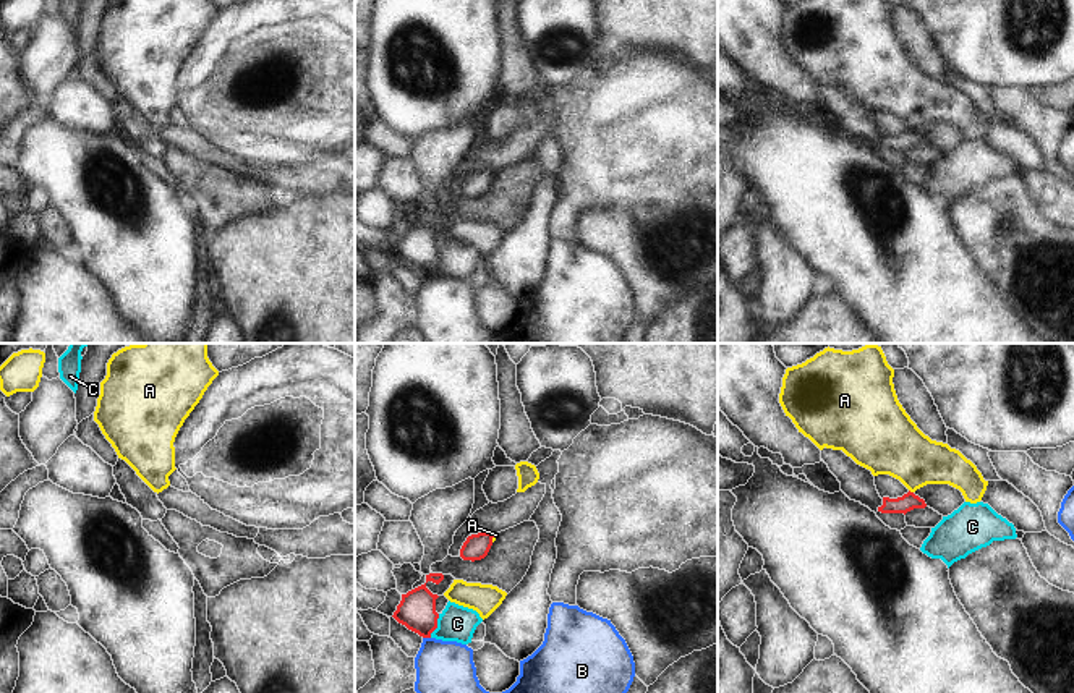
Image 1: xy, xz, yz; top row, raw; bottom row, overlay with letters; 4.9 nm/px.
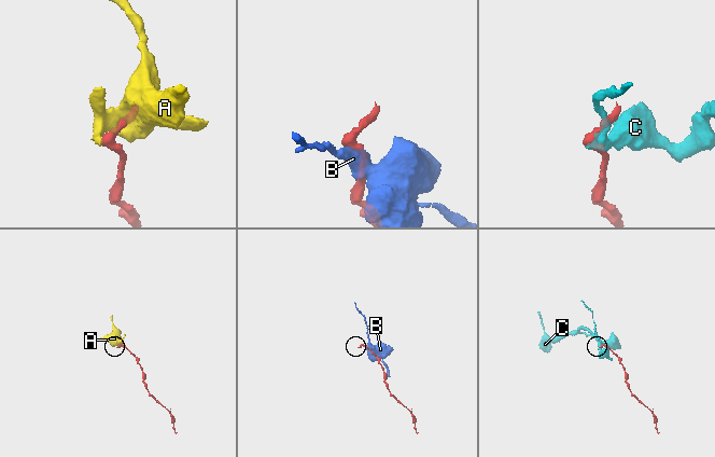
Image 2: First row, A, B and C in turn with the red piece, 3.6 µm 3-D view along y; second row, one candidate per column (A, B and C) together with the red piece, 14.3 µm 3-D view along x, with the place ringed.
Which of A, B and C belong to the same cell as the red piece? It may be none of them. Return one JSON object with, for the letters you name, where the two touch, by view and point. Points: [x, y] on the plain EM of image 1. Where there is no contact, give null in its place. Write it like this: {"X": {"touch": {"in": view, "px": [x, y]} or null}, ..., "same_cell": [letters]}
{"same_cell": []}

